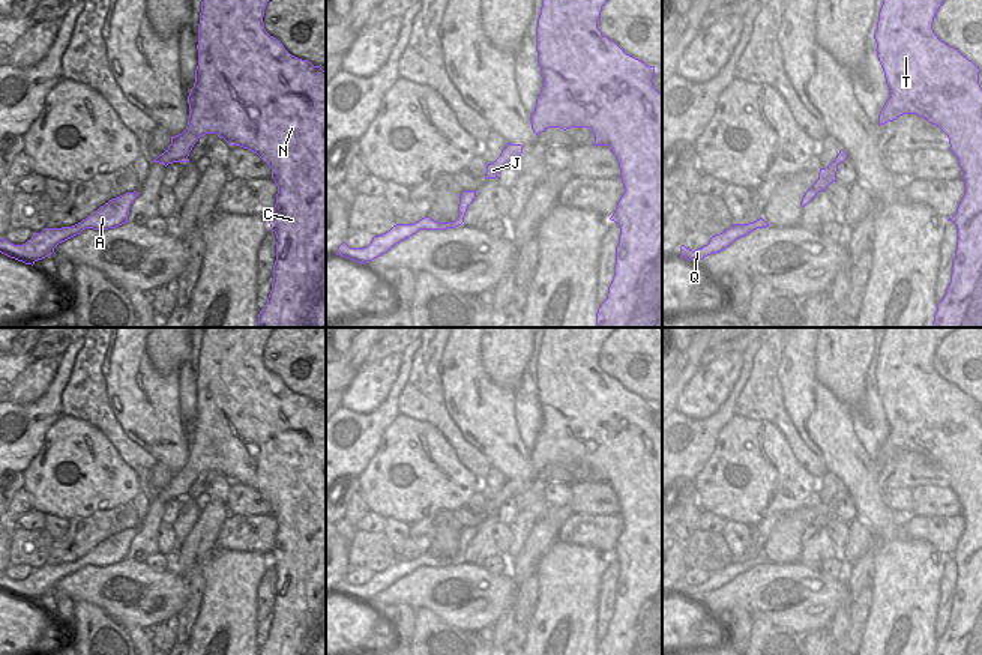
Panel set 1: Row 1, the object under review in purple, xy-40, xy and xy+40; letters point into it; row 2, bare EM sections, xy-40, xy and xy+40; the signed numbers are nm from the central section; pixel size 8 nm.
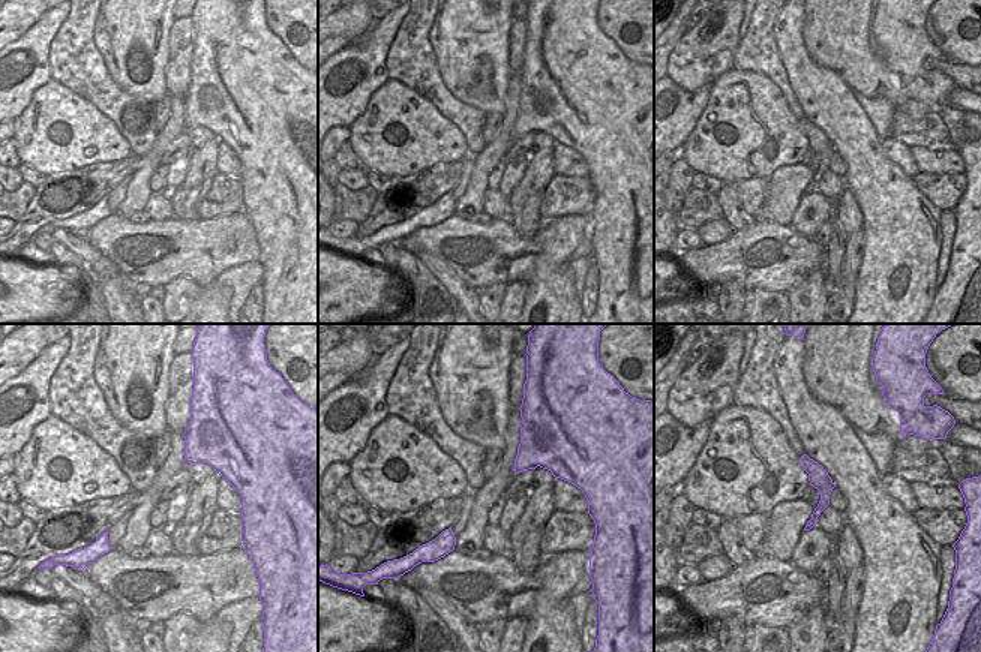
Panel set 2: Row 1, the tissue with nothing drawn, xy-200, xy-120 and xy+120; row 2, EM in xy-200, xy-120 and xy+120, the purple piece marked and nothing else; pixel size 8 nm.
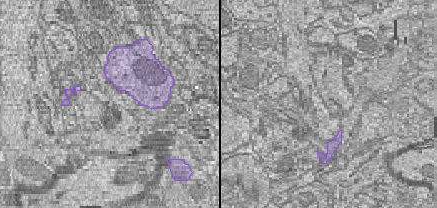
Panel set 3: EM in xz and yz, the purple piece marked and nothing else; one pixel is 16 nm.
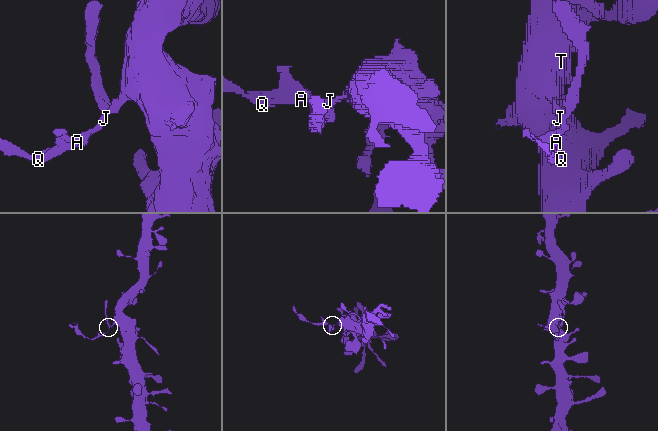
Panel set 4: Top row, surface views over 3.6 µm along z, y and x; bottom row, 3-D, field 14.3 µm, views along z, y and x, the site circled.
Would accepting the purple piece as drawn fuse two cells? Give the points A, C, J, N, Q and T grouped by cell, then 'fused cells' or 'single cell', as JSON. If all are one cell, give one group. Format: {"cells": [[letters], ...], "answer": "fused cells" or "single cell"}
{"cells": [["A", "J", "Q"], ["C", "N", "T"]], "answer": "fused cells"}

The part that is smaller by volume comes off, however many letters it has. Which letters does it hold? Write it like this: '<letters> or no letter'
A, J, Q

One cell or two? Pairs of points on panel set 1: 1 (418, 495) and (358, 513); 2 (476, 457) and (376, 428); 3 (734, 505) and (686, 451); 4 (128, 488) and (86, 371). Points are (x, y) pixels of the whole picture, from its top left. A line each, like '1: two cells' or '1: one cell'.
1: two cells
2: two cells
3: two cells
4: two cells

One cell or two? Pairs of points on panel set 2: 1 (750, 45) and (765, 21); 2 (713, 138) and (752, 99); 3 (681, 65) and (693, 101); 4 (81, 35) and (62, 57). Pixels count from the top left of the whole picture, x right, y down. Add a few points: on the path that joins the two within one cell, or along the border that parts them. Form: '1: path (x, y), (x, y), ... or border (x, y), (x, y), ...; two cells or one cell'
1: path (756, 39), (761, 35), (761, 27); one cell
2: path (711, 125), (713, 120), (731, 120), (738, 113); one cell
3: border (669, 77), (686, 90), (698, 90), (710, 84); two cells
4: path (75, 41), (68, 51); one cell

